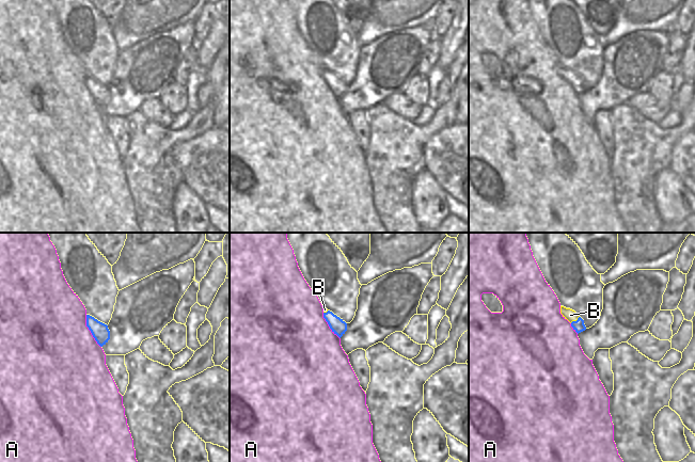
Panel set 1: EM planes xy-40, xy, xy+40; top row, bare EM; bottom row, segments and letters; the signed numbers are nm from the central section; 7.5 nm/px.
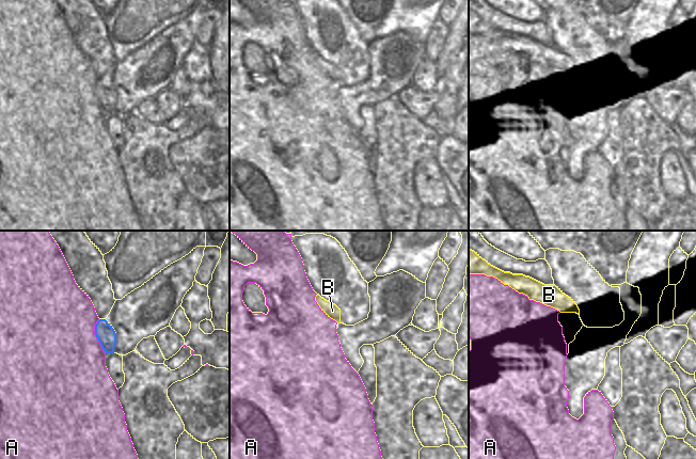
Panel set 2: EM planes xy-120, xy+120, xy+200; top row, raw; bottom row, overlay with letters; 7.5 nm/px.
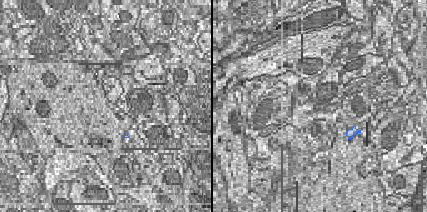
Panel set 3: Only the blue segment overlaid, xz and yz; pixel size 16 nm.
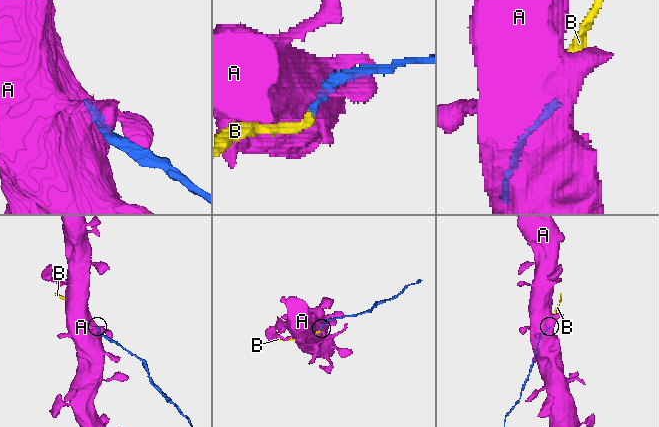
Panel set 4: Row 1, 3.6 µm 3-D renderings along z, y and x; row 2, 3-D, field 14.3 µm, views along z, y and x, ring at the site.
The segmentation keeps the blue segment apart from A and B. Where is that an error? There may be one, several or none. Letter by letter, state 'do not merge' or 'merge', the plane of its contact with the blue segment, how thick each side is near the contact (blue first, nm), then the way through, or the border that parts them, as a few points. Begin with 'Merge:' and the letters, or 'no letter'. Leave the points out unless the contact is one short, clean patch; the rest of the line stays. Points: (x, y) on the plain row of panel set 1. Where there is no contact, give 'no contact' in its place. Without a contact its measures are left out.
Merge: B
A: do not merge | xy-40 | 130/500 nm
B: merge | xy+40 | 90/90 nm | across xy+40 (579, 86), (574, 82), (570, 76)

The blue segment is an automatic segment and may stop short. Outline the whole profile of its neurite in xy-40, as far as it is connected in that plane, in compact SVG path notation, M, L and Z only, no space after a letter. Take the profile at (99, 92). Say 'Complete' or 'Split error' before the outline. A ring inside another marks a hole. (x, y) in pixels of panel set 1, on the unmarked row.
Complete. M86 76L86 87L100 108L106 106L110 100L110 92L108 90L108 86L98 82L90 76Z

